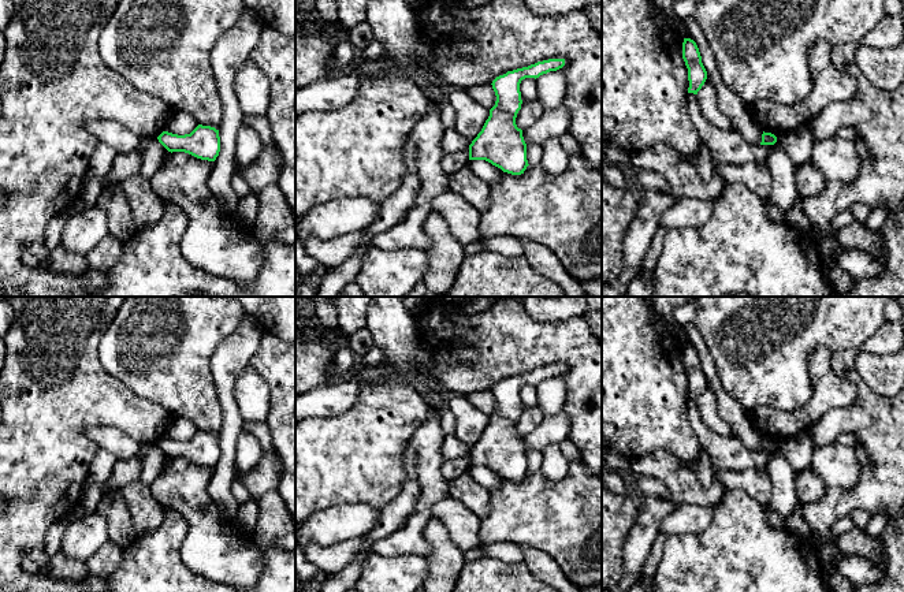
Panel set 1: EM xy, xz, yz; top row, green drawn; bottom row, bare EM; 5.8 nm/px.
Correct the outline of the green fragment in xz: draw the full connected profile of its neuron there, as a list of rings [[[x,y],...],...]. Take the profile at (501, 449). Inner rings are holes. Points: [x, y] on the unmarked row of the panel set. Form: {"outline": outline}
{"outline": [[[548,365],[528,373],[507,377],[492,387],[496,402],[481,438],[469,451],[469,466],[486,466],[511,481],[527,476],[527,450],[516,424],[521,416],[520,390],[525,384],[539,384],[565,372],[565,365]]]}

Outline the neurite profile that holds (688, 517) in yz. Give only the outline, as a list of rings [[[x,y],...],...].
[[[682,503],[661,521],[659,532],[666,537],[673,535],[704,532],[714,518],[714,507],[696,503]]]

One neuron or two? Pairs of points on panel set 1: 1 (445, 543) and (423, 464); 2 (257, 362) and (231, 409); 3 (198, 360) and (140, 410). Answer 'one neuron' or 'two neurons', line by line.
1: two neurons
2: two neurons
3: two neurons

